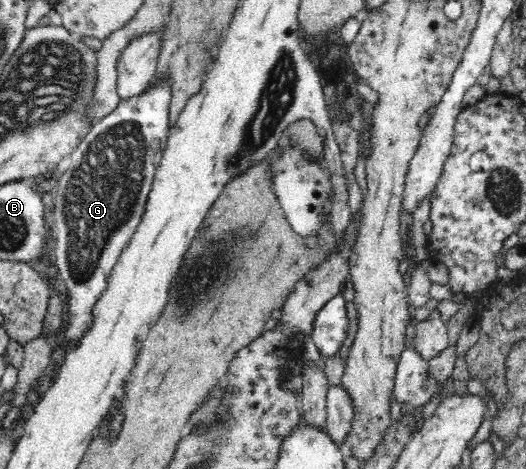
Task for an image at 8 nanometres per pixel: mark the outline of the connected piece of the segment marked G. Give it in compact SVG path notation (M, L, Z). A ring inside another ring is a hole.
M168 82L152 86L138 97L120 101L116 109L93 123L91 130L71 153L68 170L58 179L58 193L54 195L52 254L54 268L65 283L69 308L69 318L66 320L63 335L68 343L66 347L58 349L58 358L63 352L72 350L80 341L80 337L84 335L84 331L90 327L94 301L106 289L110 271L114 263L118 261L120 251L130 241L142 219L142 214L147 207L148 195L152 191L156 170L161 164L167 146L169 105L170 84Z

